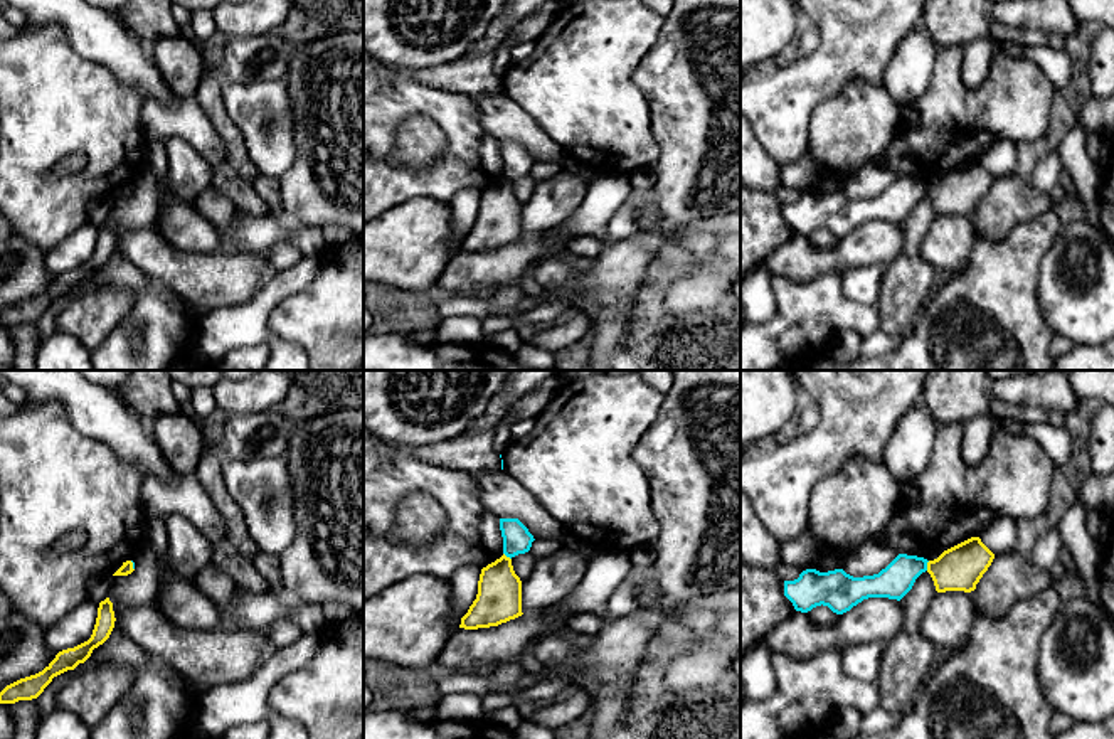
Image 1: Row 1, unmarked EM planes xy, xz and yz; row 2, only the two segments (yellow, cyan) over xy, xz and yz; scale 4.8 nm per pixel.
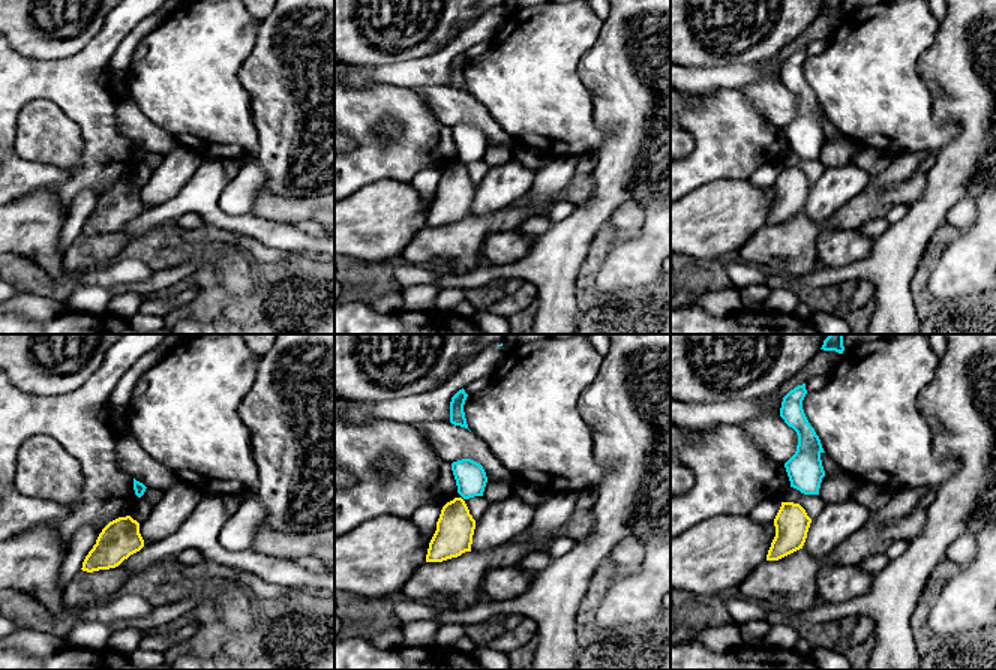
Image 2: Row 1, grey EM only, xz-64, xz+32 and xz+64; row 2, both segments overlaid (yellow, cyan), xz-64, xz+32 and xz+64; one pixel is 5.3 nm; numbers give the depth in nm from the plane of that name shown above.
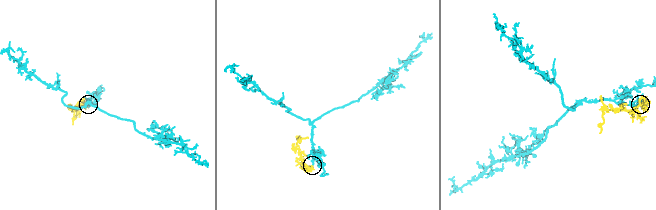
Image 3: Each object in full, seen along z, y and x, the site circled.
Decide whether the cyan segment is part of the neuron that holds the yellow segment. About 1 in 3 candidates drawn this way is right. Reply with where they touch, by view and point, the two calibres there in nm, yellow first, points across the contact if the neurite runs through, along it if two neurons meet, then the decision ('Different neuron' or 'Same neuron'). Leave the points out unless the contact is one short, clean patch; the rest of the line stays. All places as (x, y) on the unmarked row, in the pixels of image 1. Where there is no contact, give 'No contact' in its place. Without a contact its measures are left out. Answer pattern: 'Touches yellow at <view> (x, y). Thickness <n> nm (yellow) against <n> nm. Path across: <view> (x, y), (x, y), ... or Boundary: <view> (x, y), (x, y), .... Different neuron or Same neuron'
Touches yellow at yz (928, 189). Thickness 220 nm (yellow) against 160 nm. Boundary: yz (929, 184), (926, 192). Different neuron

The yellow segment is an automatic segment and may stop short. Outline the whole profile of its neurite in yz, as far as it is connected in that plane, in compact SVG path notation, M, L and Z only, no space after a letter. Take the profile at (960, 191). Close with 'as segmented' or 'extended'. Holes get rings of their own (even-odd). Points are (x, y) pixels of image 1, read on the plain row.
M971 160L947 173L937 182L927 185L936 214L964 214L971 215L988 194L995 177L981 165Z | as segmented

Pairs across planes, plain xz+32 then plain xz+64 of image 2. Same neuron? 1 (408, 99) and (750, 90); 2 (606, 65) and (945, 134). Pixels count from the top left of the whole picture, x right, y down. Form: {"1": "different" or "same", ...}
{"1": "different", "2": "different"}

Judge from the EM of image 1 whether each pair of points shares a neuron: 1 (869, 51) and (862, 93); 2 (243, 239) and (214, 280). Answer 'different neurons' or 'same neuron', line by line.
1: different neurons
2: different neurons

